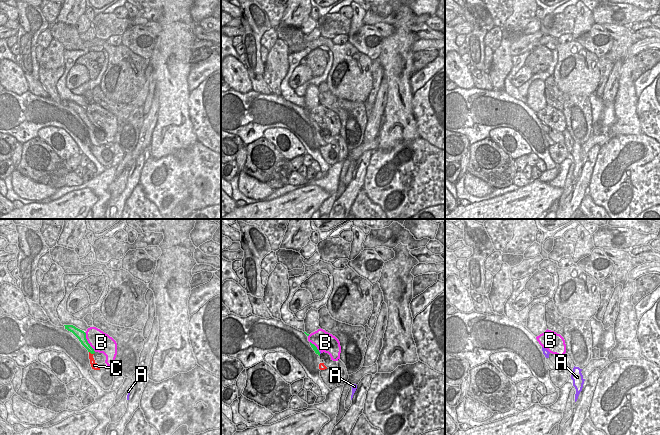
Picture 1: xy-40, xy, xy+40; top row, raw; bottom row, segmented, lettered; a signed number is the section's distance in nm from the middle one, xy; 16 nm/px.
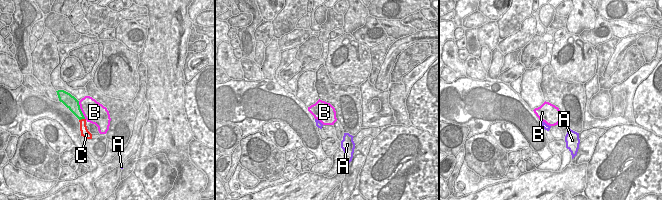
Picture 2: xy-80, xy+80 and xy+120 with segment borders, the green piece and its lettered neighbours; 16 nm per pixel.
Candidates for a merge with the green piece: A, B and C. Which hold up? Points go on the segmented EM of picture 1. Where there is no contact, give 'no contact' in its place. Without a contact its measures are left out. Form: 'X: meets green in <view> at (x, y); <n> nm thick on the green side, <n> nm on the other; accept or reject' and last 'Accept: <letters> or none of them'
A: meets green in xy at (319, 352); 70 nm thick on the green side, 30 nm on the other; accept
B: meets green in xy-40 at (87, 342); 160 nm thick on the green side, 320 nm on the other; reject
C: meets green in xy-40 at (91, 353); 120 nm thick on the green side, 100 nm on the other; reject
Accept: A

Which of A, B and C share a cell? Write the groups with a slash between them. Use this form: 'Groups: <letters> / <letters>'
Groups: A / B / C

